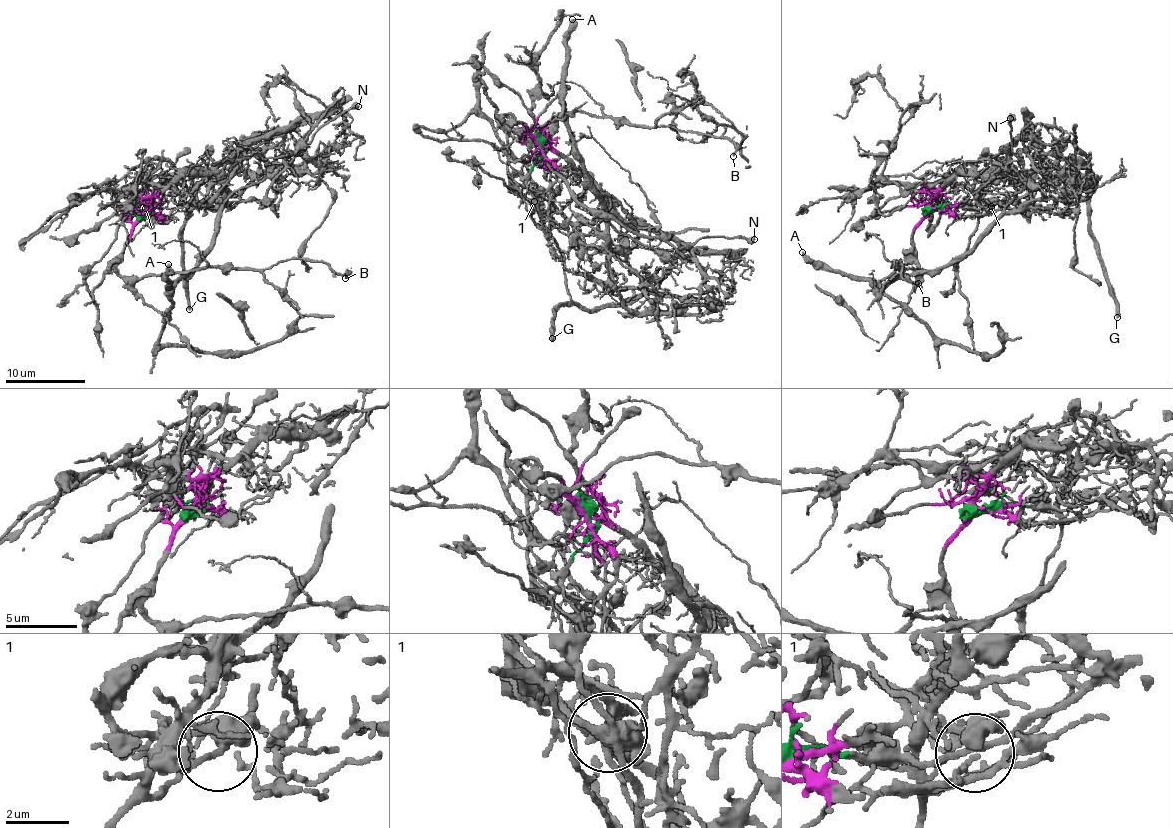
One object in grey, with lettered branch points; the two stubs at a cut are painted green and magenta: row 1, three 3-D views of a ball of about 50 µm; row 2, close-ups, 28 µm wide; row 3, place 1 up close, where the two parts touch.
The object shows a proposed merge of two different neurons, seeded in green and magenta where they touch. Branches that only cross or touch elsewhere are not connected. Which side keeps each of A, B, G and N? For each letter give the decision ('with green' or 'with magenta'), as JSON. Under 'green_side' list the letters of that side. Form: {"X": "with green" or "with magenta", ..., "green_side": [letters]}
{"A": "with magenta", "B": "with magenta", "G": "with green", "N": "with magenta", "green_side": ["G"]}

